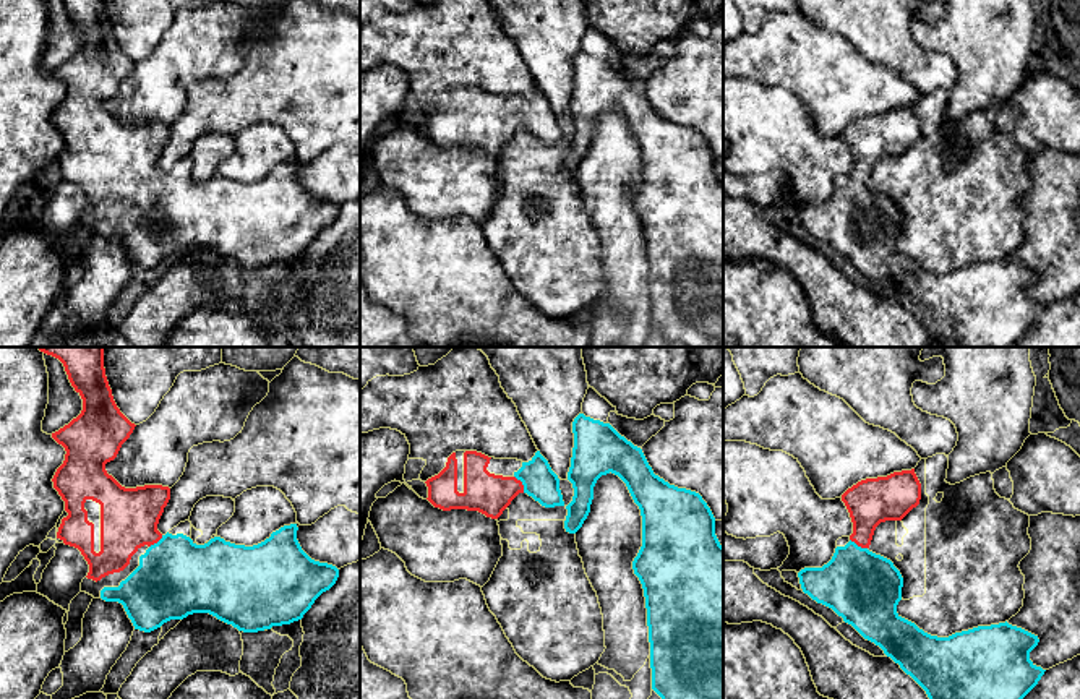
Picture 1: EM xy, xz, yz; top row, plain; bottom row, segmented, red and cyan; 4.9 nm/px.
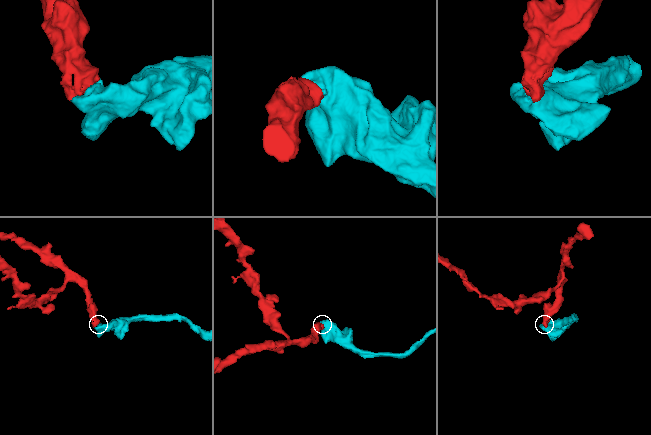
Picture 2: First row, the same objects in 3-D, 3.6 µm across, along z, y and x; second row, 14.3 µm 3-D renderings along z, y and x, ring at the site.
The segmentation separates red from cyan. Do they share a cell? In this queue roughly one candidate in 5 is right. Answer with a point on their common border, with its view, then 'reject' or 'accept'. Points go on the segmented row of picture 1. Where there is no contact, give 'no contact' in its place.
meets red in xz at (521, 484); accept

